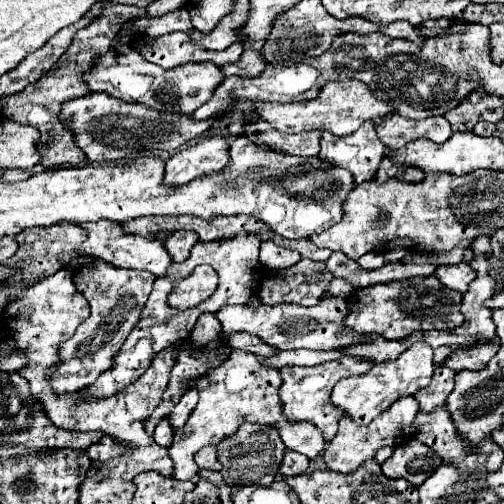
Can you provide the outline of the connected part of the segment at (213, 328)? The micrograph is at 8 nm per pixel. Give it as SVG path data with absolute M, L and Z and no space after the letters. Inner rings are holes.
M202 314L190 334L190 340L198 346L206 346L208 342L216 340L220 336L220 322L212 314Z

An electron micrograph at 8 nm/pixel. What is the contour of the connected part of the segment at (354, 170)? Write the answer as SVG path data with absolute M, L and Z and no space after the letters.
M360 126L356 134L336 138L334 134L322 132L320 158L332 166L346 168L356 184L372 180L384 158L386 146L378 140L374 126Z

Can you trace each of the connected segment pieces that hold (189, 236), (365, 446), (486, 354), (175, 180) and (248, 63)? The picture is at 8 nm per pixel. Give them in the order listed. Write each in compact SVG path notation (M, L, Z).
M182 230L180 234L172 234L172 238L164 242L164 246L172 256L172 262L184 262L190 256L190 250L196 242L198 242L198 234Z
M404 396L404 398L398 398L388 410L384 410L384 414L380 414L380 418L374 418L368 426L356 426L356 422L352 422L348 416L344 416L340 420L338 434L332 438L332 442L324 450L326 466L334 472L348 474L348 472L356 470L360 464L364 464L366 460L374 458L378 448L382 448L382 446L400 446L400 444L408 442L410 440L408 436L410 436L412 418L416 414L418 414L416 398L414 396Z
M488 342L482 346L474 346L474 350L452 350L448 358L442 362L444 366L460 372L460 370L482 370L492 356L498 352L498 342Z
M222 136L200 140L198 144L176 152L166 162L166 174L162 184L164 186L188 184L194 178L224 170L228 166L228 160L230 160L228 144Z
M246 50L240 60L236 64L230 64L232 66L232 74L234 76L240 76L240 78L254 78L260 74L260 70L266 68L266 62L264 58L256 52L256 50Z

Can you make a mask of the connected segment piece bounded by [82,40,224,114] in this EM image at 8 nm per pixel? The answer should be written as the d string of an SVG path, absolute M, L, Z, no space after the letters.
M120 40L112 42L112 48L106 54L94 58L92 68L82 74L82 80L88 84L92 92L100 92L108 88L108 94L122 98L126 102L144 102L146 106L156 106L156 110L176 110L190 114L200 108L208 98L212 98L214 88L222 82L220 68L212 62L198 62L198 64L184 64L170 70L148 62L140 56L130 44Z

